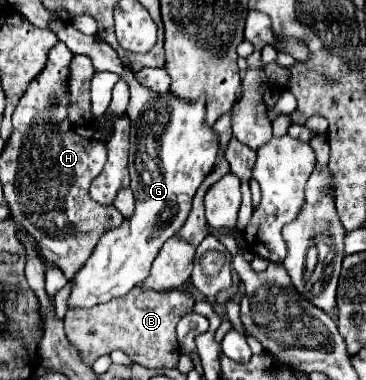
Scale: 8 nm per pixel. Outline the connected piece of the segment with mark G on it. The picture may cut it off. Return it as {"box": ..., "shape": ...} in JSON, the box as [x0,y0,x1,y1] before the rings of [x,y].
{"box":[49,19,217,309],"shape":[[[61,19],[49,21],[49,29],[71,47],[73,53],[91,57],[97,71],[117,71],[121,79],[129,85],[129,105],[127,117],[131,119],[131,155],[129,155],[129,173],[131,173],[131,191],[135,195],[135,211],[123,225],[103,233],[95,245],[85,267],[73,277],[75,285],[69,297],[69,309],[75,307],[93,307],[97,303],[107,303],[121,293],[121,267],[151,267],[159,249],[167,239],[171,239],[187,221],[191,211],[191,201],[203,179],[215,165],[217,159],[217,133],[203,125],[205,109],[203,101],[185,103],[179,101],[173,93],[151,93],[137,83],[131,69],[123,63],[115,67],[117,53],[111,45],[99,41],[95,35],[83,35],[71,23]]]}

